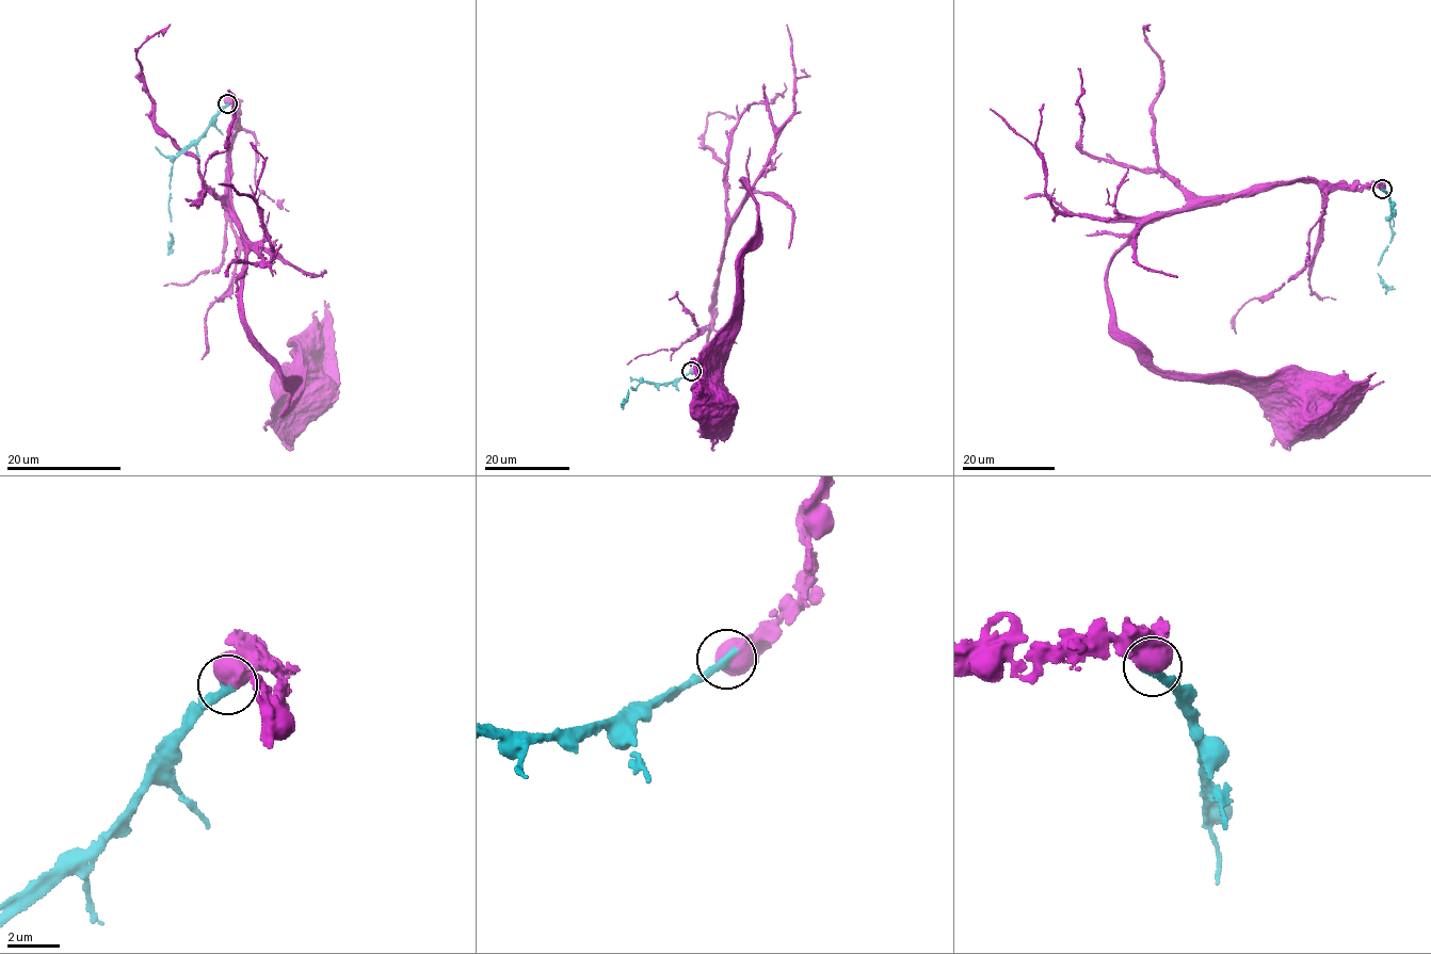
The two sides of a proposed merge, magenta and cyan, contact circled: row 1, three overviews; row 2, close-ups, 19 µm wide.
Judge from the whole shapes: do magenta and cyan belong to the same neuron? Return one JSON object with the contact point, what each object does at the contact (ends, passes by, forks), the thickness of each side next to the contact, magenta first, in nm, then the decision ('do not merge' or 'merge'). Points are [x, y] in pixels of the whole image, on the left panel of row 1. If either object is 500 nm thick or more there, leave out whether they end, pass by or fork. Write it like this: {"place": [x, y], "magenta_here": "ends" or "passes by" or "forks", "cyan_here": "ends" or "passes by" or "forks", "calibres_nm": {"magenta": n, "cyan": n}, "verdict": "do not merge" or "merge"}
{"place": [227, 103], "calibres_nm": {"magenta": 800, "cyan": 360}, "verdict": "merge"}

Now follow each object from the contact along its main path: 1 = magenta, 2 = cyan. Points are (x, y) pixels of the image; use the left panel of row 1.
1: (226, 104), (239, 298), (288, 406), (292, 380), (304, 392)
2: (226, 104), (209, 128), (173, 164), (169, 231), (172, 242), (166, 254)

